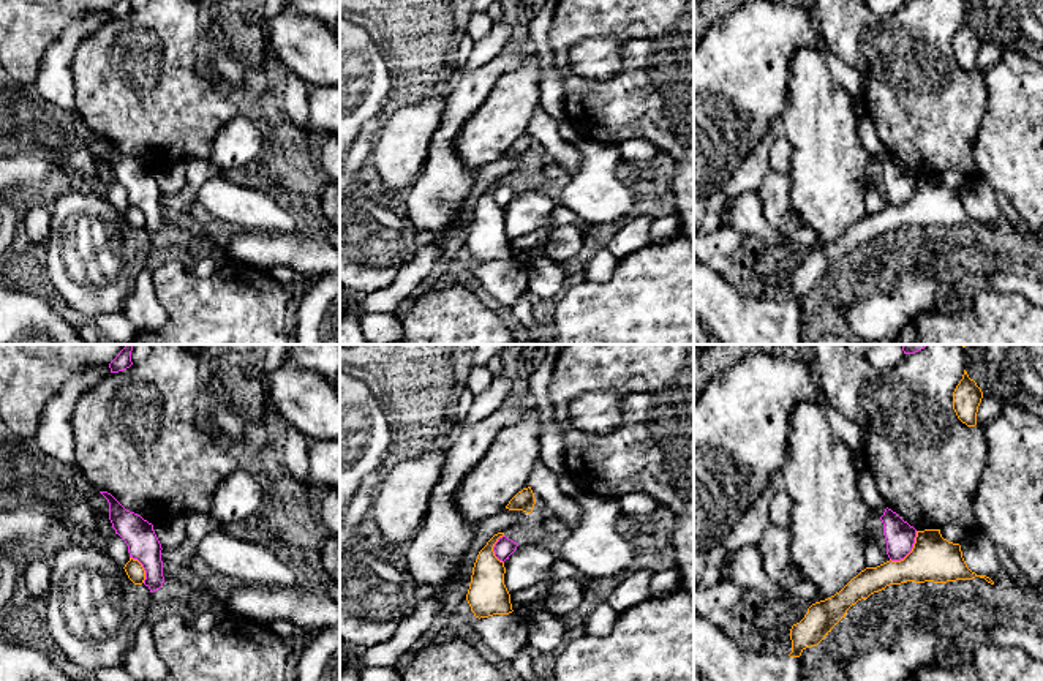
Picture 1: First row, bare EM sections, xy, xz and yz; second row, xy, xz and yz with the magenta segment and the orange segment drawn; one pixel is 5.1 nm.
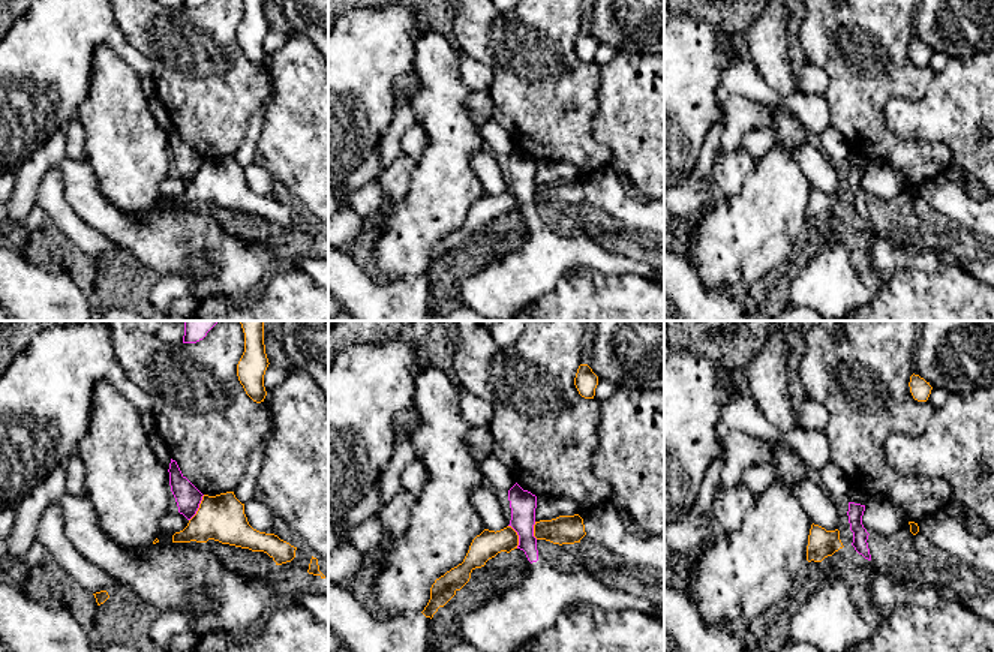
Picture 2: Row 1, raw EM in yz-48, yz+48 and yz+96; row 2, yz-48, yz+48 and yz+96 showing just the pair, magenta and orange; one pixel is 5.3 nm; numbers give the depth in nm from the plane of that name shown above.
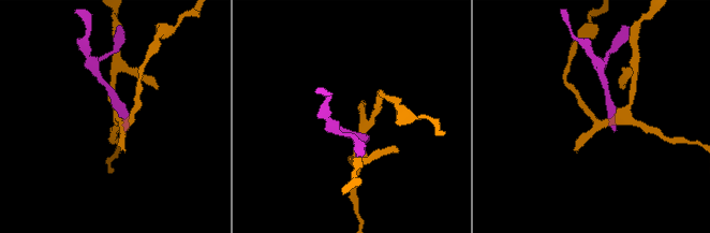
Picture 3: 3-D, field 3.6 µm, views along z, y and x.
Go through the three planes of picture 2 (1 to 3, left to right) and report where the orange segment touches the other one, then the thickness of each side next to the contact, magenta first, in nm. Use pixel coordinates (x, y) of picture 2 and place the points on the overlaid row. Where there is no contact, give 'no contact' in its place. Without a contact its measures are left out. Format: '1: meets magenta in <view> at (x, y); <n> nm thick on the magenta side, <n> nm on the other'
1: meets magenta in yz-48 at (198, 507); 140 nm thick on the magenta side, 240 nm on the other
2: meets magenta in yz+48 at (519, 537); 140 nm thick on the magenta side, 150 nm on the other
3: no contact

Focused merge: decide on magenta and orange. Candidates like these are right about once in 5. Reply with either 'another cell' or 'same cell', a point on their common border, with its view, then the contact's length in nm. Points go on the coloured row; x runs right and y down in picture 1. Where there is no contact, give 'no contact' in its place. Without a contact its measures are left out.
another cell; meets magenta in yz at (911, 550); contact 200 nm long

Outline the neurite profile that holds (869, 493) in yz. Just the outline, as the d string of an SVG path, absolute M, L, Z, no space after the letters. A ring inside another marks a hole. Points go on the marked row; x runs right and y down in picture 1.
M868 466L858 472L858 491L864 504L869 507L871 517L880 518L887 509L887 502L880 495Z

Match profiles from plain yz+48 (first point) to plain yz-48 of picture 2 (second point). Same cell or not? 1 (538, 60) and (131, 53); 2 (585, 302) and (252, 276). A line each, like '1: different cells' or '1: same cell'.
1: different cells
2: different cells

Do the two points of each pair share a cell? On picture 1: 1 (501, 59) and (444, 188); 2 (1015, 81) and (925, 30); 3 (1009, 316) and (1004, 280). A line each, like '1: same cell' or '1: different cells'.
1: same cell
2: different cells
3: different cells

